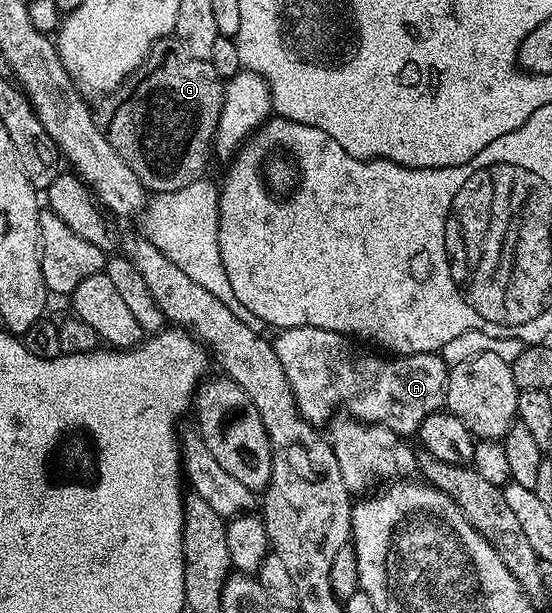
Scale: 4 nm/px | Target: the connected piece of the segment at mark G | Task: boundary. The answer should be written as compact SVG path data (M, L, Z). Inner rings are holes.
M179 53L168 59L157 71L152 71L136 87L136 92L117 109L106 126L110 145L126 161L130 169L142 181L149 192L177 191L201 178L208 167L208 158L214 155L218 119L224 104L225 80L214 73L214 65L206 59L194 59L187 53Z

